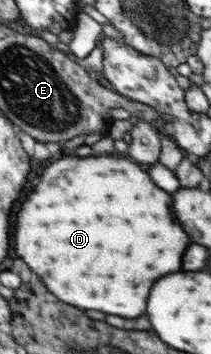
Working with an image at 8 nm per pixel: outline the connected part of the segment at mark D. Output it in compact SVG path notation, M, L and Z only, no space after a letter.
M94 155L90 157L62 157L58 161L54 161L44 173L42 173L42 181L40 185L26 197L26 201L22 203L22 209L16 215L16 249L20 259L26 261L26 265L42 277L42 281L48 285L48 289L52 293L56 293L56 297L60 297L60 301L70 303L74 307L80 309L92 309L92 311L100 311L106 315L118 315L118 317L138 317L144 313L144 303L146 303L146 293L150 289L150 283L154 283L158 277L166 275L166 273L174 273L180 267L180 257L184 247L188 245L186 233L182 231L182 227L178 225L178 221L174 219L172 211L170 211L170 195L166 195L164 191L160 191L150 179L148 175L138 169L138 165L134 165L132 161L126 160L122 155L118 157L102 157Z

